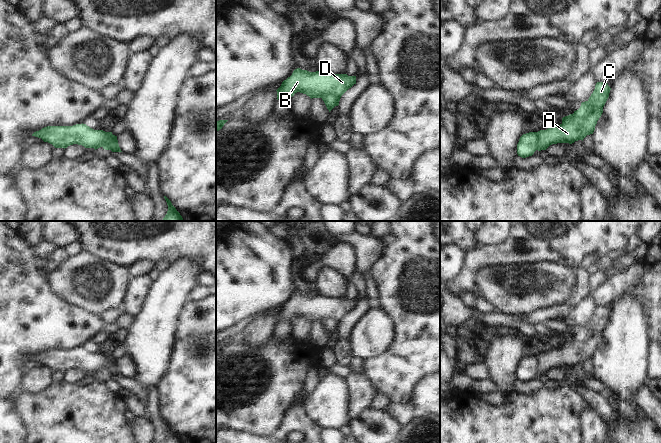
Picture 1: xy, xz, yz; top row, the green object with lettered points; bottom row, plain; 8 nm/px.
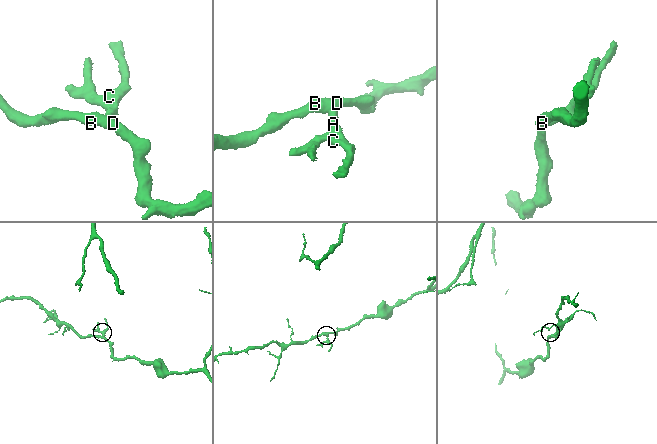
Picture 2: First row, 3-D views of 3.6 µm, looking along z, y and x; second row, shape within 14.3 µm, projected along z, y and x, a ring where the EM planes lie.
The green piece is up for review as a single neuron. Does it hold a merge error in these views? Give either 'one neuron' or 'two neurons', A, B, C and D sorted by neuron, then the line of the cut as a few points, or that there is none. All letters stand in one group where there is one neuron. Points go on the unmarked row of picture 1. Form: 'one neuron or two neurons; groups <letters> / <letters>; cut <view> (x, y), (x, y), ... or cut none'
two neurons; groups A C / B D; cut xz (340, 321), (334, 318), (326, 318), (322, 322)

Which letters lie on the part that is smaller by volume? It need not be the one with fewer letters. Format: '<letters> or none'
A, C

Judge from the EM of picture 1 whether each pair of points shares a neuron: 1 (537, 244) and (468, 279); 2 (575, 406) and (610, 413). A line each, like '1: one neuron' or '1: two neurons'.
1: one neuron
2: two neurons

